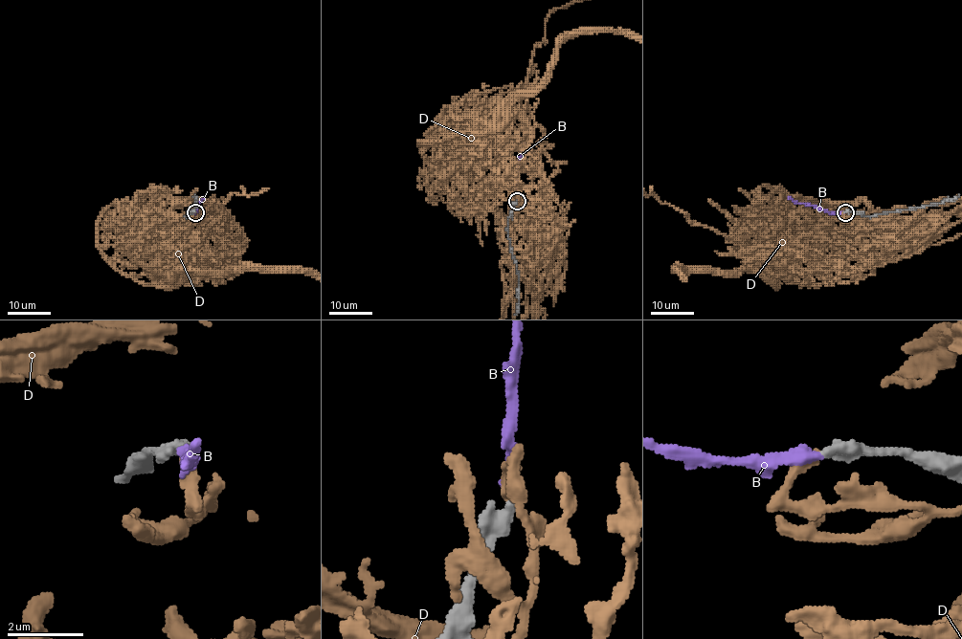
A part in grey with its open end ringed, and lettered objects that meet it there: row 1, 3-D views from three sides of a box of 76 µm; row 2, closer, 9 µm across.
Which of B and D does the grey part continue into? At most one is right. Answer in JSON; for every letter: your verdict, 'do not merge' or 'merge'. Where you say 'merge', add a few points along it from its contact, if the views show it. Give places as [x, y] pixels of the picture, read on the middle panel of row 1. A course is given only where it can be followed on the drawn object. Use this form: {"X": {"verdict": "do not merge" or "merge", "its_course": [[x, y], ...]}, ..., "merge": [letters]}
{"B": {"verdict": "merge"}, "D": {"verdict": "do not merge"}, "merge": ["B"]}

